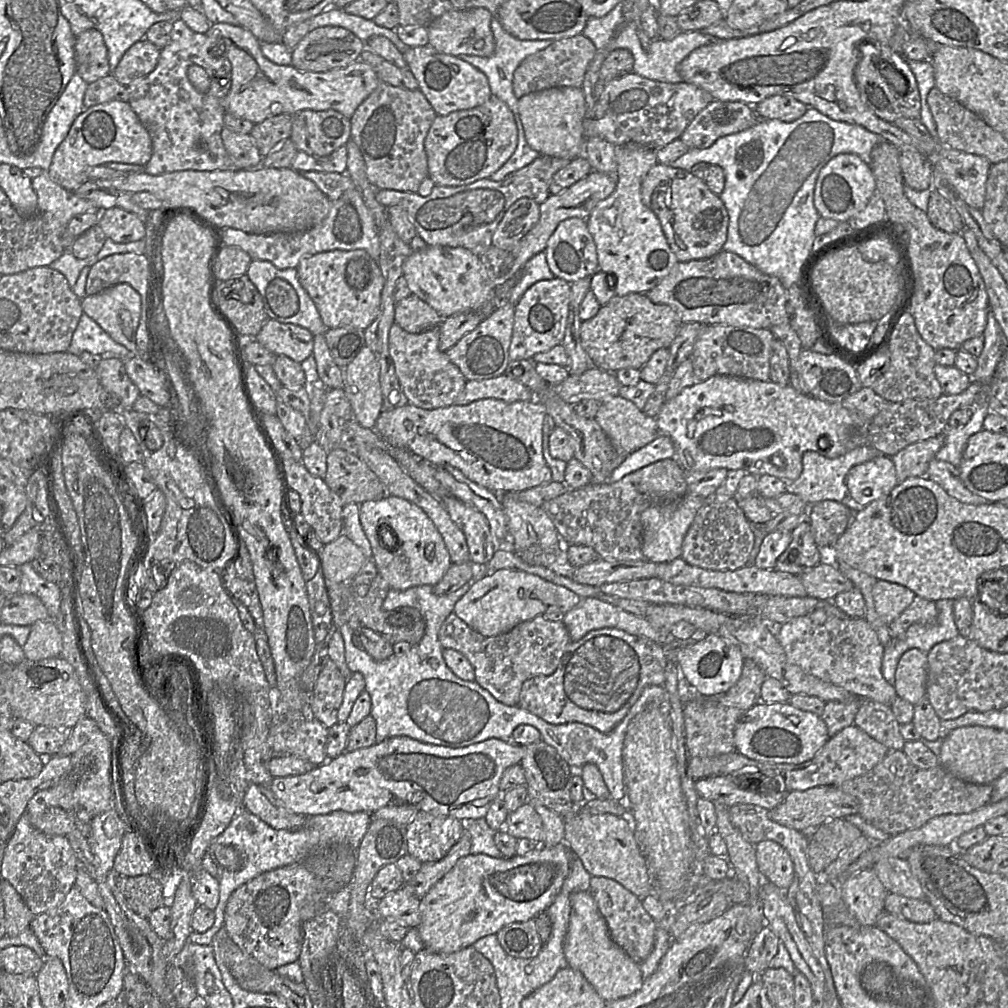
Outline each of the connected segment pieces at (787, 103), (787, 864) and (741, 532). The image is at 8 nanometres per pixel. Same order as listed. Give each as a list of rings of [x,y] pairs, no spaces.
[[[770,96],[754,107],[759,119],[778,119],[784,122],[793,122],[803,116],[808,106],[790,96]]]
[[[764,840],[755,845],[755,853],[763,880],[787,890],[793,881],[794,866],[785,848],[775,841]]]
[[[734,497],[711,505],[703,505],[697,512],[682,544],[681,557],[691,565],[710,570],[733,571],[749,564],[755,543],[754,525],[747,519]]]

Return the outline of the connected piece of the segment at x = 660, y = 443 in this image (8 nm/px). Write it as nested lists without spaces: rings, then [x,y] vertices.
[[[660,435],[654,441],[628,455],[625,460],[613,470],[607,482],[617,482],[625,475],[660,460],[671,459],[673,455],[674,445],[671,438],[667,435]]]

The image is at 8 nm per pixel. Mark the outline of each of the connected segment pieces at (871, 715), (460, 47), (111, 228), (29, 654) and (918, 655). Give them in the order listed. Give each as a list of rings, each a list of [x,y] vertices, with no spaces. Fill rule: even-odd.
[[[863,699],[854,724],[890,751],[902,750],[905,740],[900,733],[900,724],[890,706],[870,699]]]
[[[484,8],[448,11],[427,25],[428,45],[451,56],[489,57],[495,49],[495,39],[491,30],[493,17],[494,14]]]
[[[118,207],[100,211],[97,224],[107,239],[115,243],[130,243],[145,239],[145,221],[136,214]]]
[[[53,619],[38,620],[30,627],[29,637],[22,646],[26,659],[38,661],[59,657],[63,640]]]
[[[917,648],[907,650],[900,658],[894,688],[897,697],[912,705],[918,704],[926,695],[927,653]]]

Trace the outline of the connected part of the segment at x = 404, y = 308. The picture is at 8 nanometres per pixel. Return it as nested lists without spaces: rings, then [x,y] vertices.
[[[414,294],[395,303],[394,323],[409,333],[424,332],[441,322],[442,317]]]

